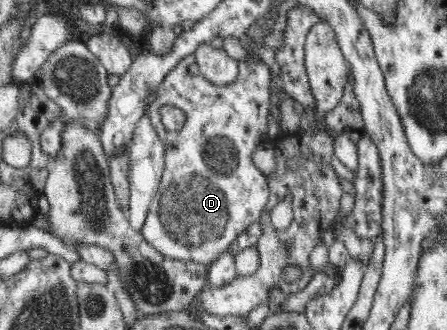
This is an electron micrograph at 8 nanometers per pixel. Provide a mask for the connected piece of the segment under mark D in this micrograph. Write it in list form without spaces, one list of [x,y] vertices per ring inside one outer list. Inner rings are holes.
[[[194,55],[184,57],[183,61],[160,81],[153,103],[146,108],[157,137],[161,138],[162,145],[165,145],[165,167],[154,208],[149,213],[141,233],[144,240],[157,249],[160,255],[165,255],[165,258],[177,259],[181,265],[197,263],[208,267],[216,261],[218,255],[227,251],[227,247],[249,225],[260,221],[271,195],[268,179],[253,164],[251,154],[257,145],[267,143],[265,140],[261,141],[261,138],[267,133],[267,114],[271,103],[269,85],[273,79],[269,66],[259,60],[258,56],[246,56],[237,61],[238,73],[229,83],[229,87],[215,87],[199,77],[199,85],[195,89],[195,77],[187,75],[190,61],[195,61]],[[163,105],[170,105],[185,112],[186,120],[180,130],[172,132],[164,127],[160,115]]]

